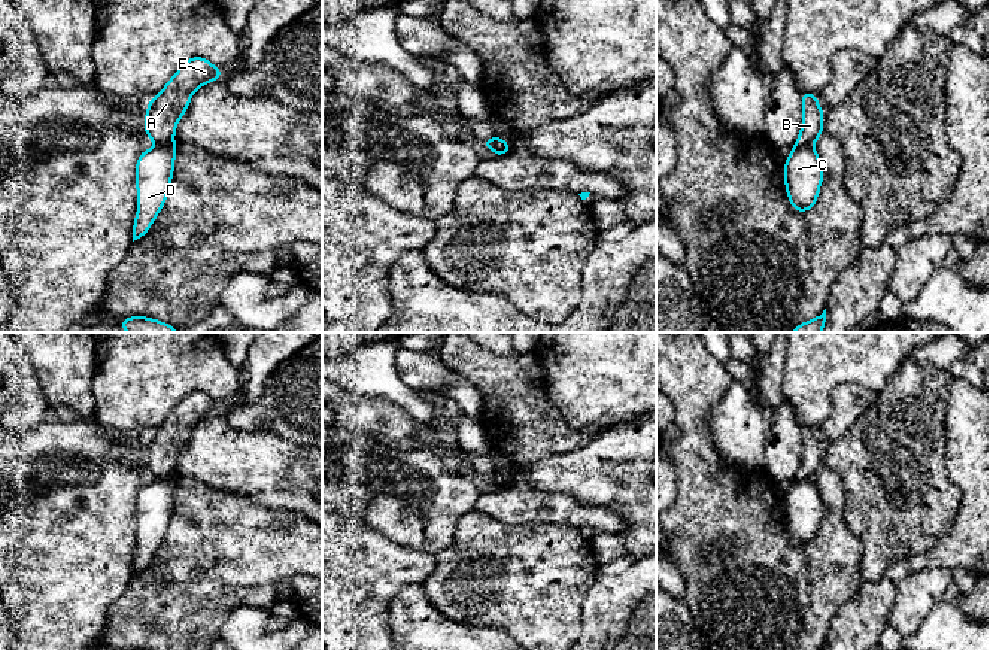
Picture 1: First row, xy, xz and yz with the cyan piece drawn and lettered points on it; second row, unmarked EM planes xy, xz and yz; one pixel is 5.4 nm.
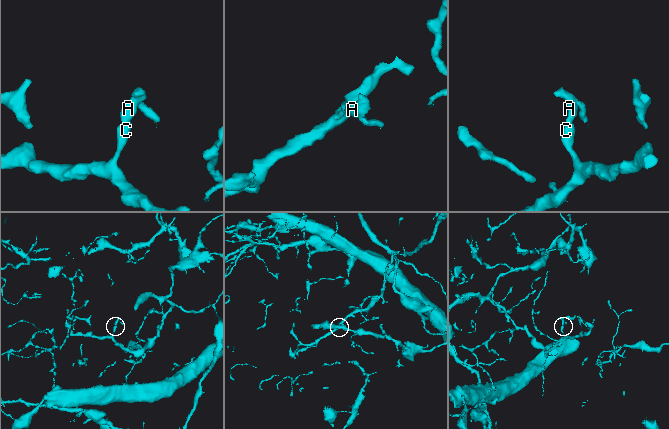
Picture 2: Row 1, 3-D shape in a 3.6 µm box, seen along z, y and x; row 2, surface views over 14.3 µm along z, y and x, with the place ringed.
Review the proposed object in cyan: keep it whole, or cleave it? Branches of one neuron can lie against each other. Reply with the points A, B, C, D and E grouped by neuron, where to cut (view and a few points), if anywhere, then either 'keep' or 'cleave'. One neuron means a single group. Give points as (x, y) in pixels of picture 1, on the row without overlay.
A B E / C D; cut in xy along (173, 476), (157, 480); cleave

